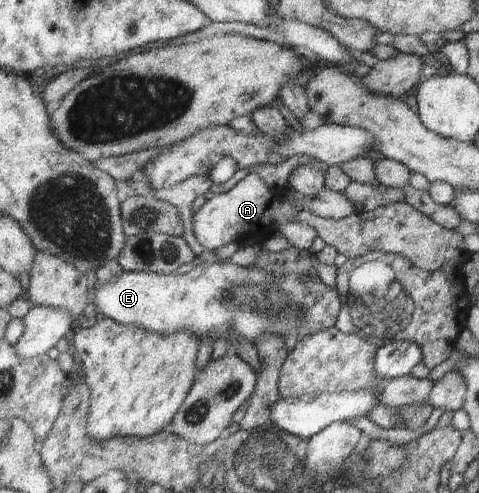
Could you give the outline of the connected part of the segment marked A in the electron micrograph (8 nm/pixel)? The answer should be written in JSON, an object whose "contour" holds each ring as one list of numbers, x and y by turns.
{"contour":[[257,173,243,177,230,191,207,199,194,214,195,238,207,250,216,251,223,245,237,243,239,240,244,243,247,237,253,237,260,245,275,231,279,231,293,247,309,250,319,236,318,230,297,220,303,208,299,208,299,204,295,206,278,190,276,187,267,187]]}

